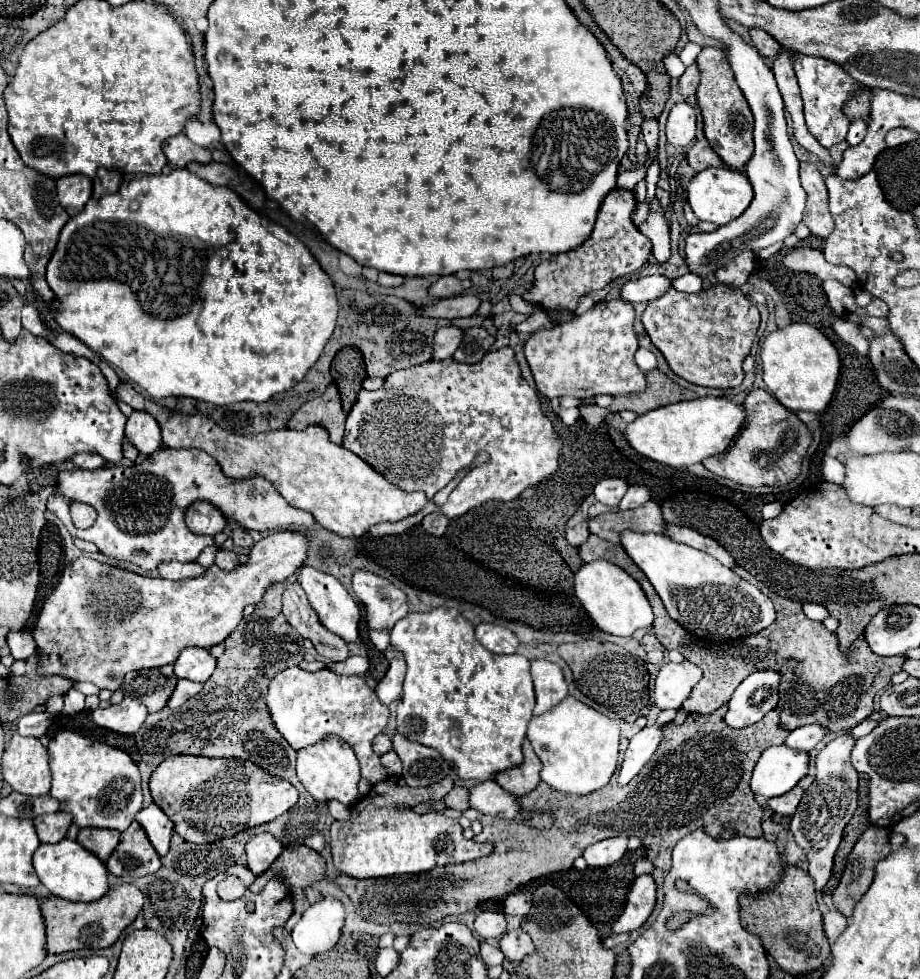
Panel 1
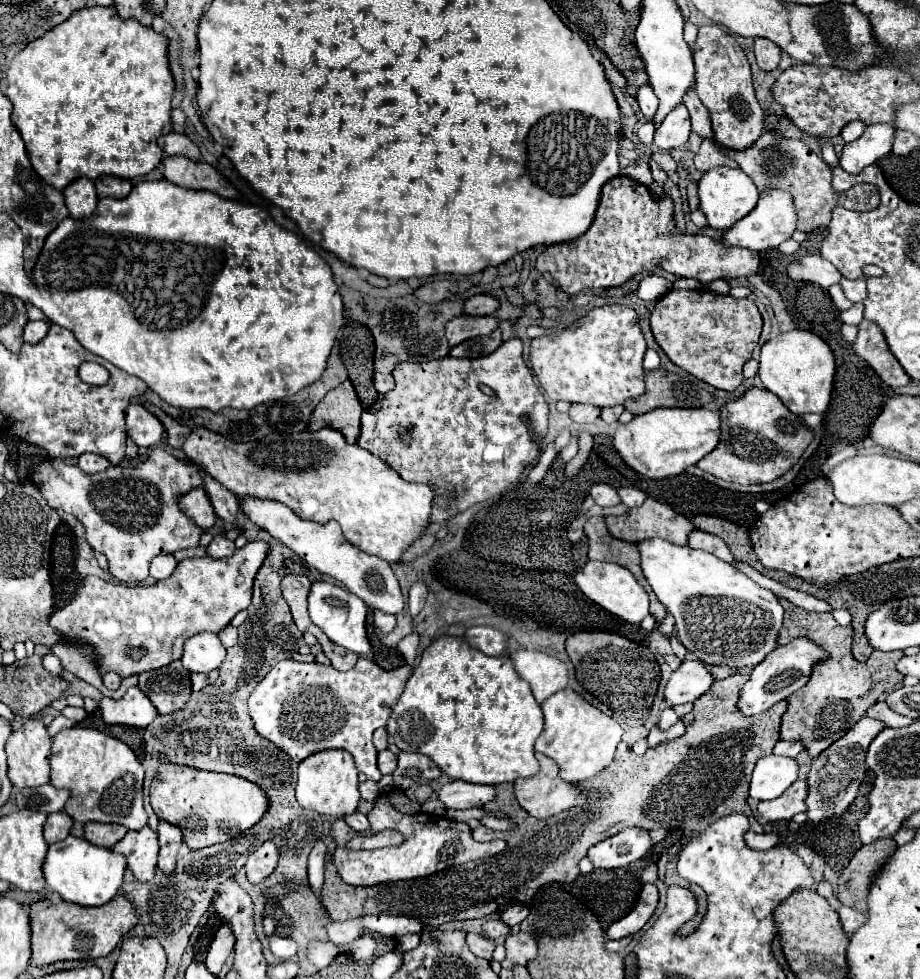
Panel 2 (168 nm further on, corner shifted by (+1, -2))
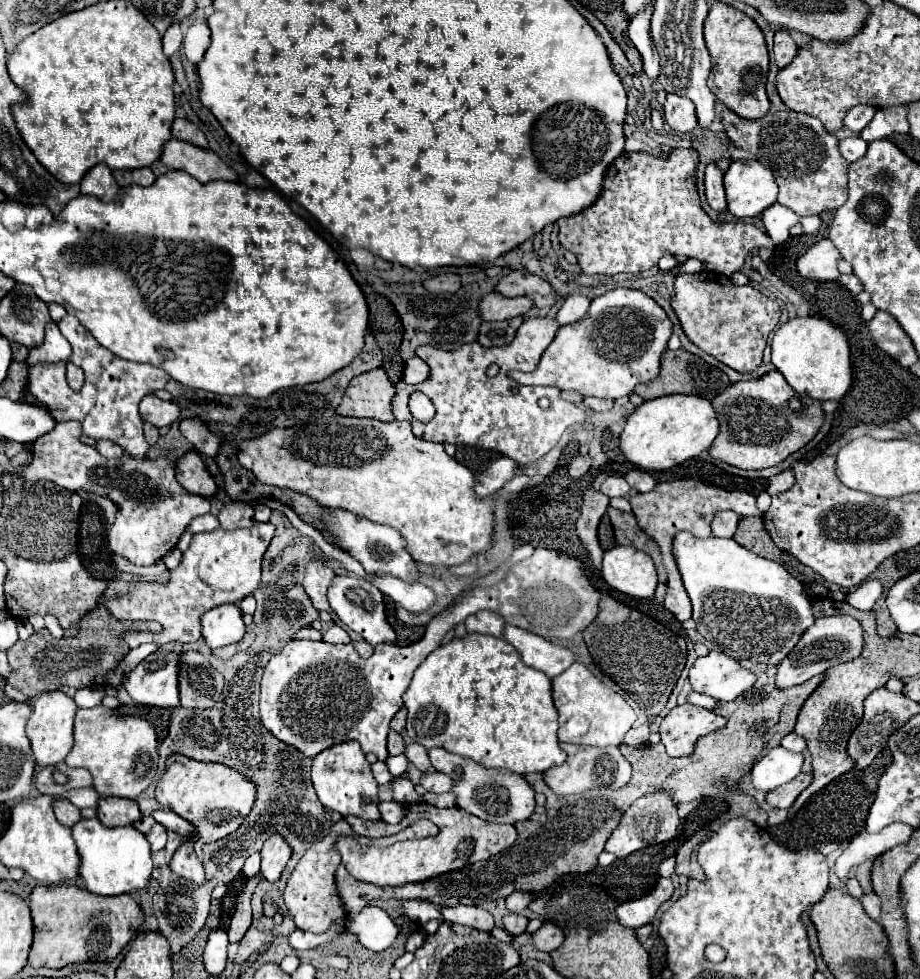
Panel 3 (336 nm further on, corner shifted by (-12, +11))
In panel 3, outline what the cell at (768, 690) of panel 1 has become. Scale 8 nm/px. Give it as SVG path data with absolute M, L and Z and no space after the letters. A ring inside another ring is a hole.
M823 616L817 618L815 624L803 634L799 644L793 648L793 654L789 654L781 664L775 678L777 688L789 688L795 684L803 684L809 678L823 674L831 666L855 660L863 650L863 628L853 616Z

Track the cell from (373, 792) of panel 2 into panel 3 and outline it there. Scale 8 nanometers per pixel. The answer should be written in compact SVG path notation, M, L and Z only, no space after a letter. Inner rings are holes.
M378 760L371 765L371 769L379 785L387 784L393 778L385 762Z

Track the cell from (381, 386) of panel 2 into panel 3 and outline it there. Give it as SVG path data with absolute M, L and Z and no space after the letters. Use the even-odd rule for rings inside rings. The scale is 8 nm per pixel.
M411 358L405 362L405 370L403 370L403 382L407 384L421 384L429 378L429 366L421 360L421 358Z

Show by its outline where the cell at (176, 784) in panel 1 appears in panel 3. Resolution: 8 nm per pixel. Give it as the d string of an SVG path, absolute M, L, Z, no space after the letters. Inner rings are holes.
M173 754L165 762L165 774L157 784L155 798L163 808L169 808L187 822L191 822L197 828L199 840L217 842L223 836L237 830L237 826L251 812L255 802L255 786L229 766L197 762Z

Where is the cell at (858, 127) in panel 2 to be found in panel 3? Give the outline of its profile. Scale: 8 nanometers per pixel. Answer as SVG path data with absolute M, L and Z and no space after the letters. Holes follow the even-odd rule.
M859 104L855 106L845 118L843 118L843 126L853 130L855 134L859 134L871 120L873 120L873 114L877 112L877 108L873 106L867 106L867 104Z

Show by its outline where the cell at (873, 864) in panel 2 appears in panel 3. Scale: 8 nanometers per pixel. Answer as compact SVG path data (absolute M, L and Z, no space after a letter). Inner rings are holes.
M869 860L869 862L863 862L863 864L855 870L855 878L859 880L863 892L867 892L867 894L873 890L873 888L871 888L871 866L873 866L873 862Z

